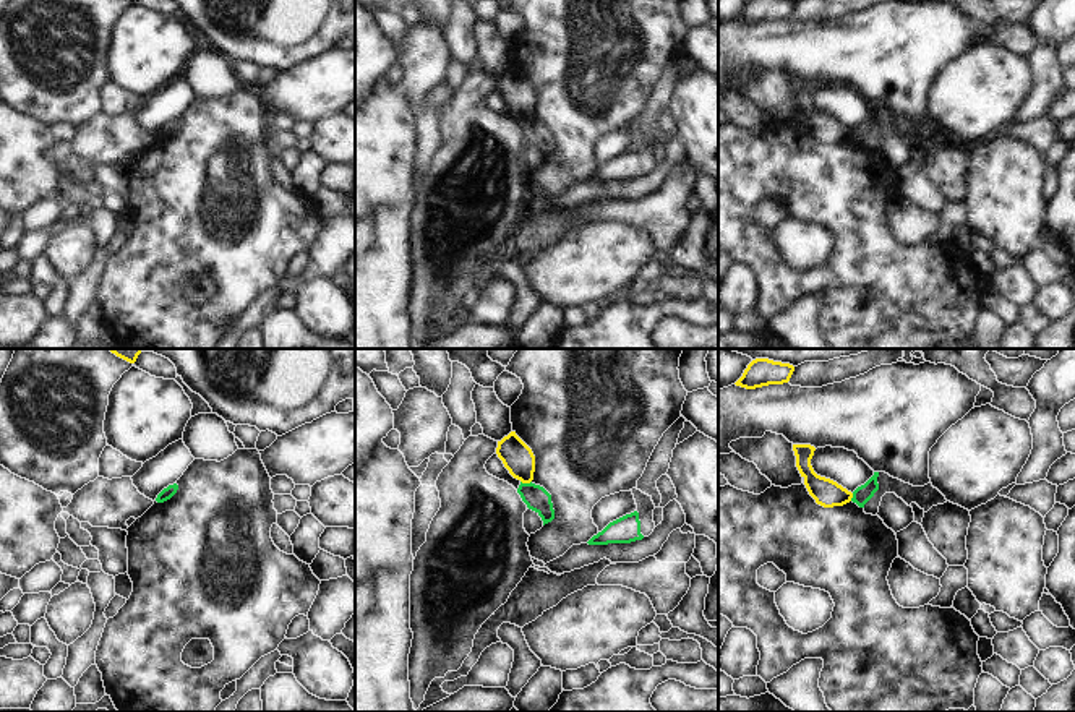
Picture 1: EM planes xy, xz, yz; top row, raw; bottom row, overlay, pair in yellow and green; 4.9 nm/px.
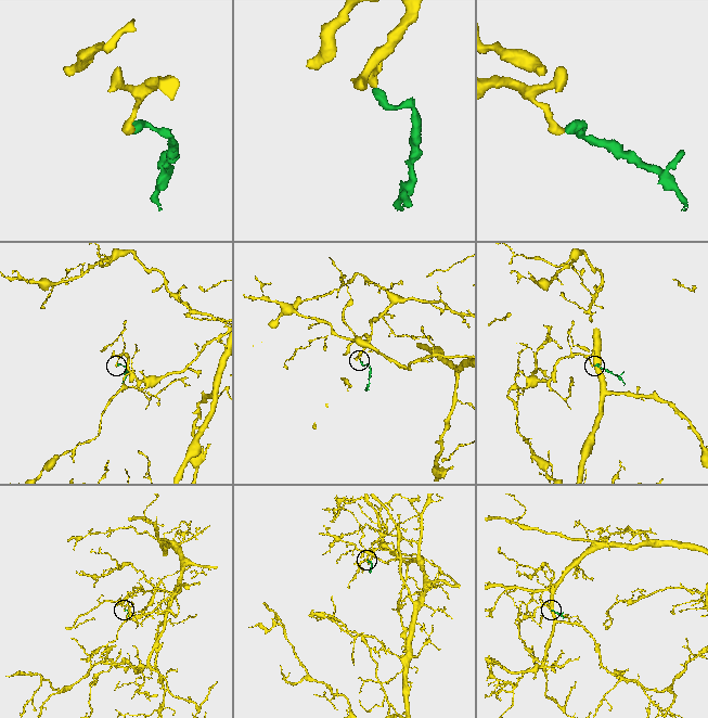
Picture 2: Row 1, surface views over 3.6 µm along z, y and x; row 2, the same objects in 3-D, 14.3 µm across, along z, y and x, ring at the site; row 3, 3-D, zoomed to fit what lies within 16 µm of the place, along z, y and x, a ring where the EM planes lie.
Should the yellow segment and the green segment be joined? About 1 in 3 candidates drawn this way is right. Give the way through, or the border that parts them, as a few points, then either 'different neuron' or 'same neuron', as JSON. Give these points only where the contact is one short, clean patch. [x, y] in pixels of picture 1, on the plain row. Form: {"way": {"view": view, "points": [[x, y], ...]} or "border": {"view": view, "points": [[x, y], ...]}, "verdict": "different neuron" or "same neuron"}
{"border": {"view": "xz", "points": [[521, 117], [531, 119]]}, "verdict": "different neuron"}

